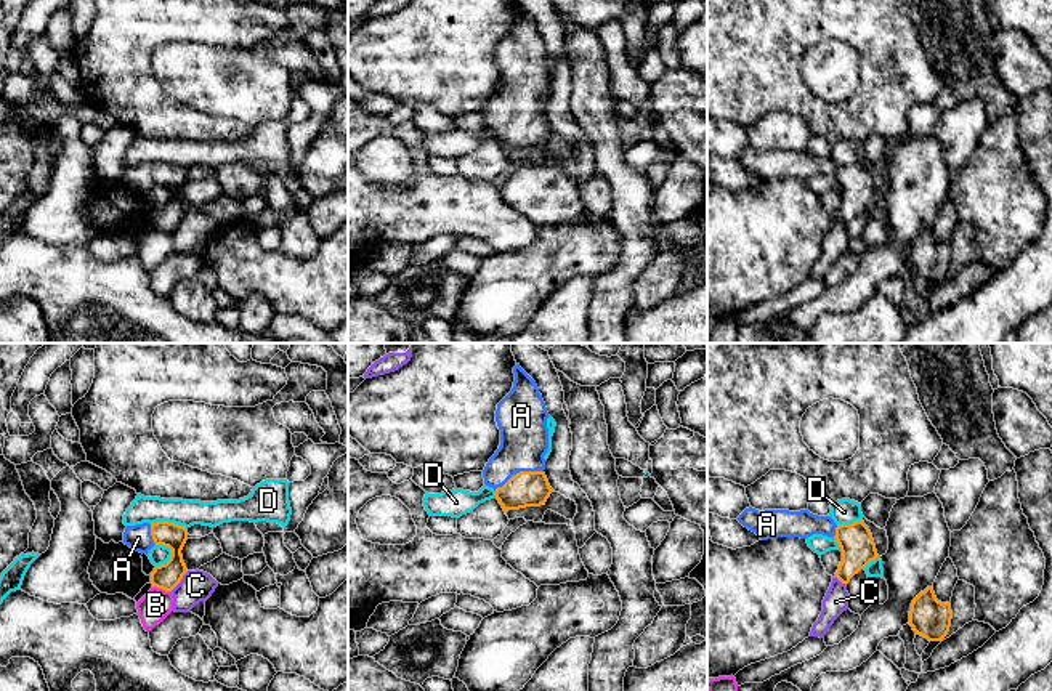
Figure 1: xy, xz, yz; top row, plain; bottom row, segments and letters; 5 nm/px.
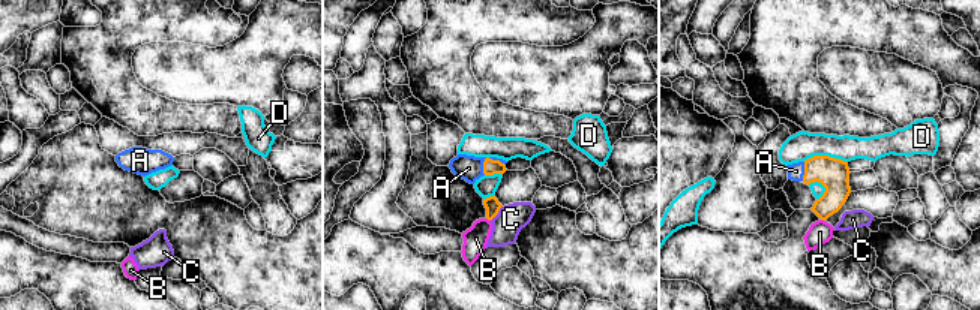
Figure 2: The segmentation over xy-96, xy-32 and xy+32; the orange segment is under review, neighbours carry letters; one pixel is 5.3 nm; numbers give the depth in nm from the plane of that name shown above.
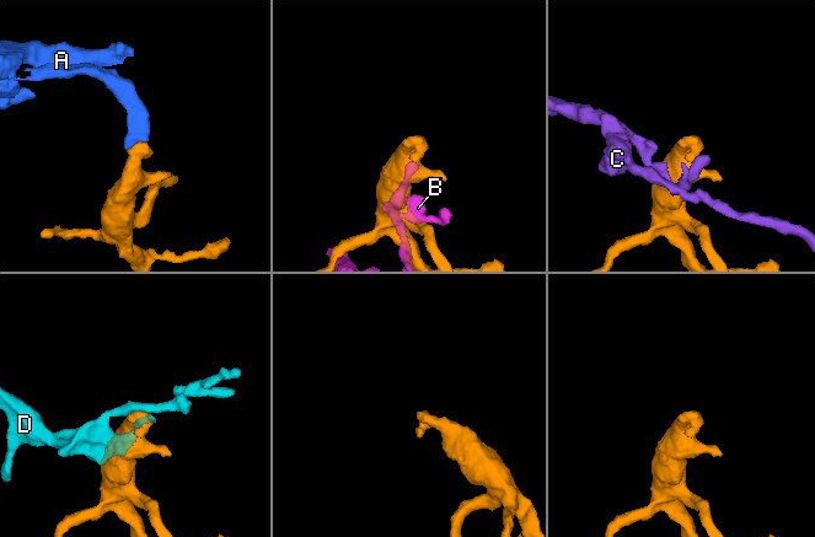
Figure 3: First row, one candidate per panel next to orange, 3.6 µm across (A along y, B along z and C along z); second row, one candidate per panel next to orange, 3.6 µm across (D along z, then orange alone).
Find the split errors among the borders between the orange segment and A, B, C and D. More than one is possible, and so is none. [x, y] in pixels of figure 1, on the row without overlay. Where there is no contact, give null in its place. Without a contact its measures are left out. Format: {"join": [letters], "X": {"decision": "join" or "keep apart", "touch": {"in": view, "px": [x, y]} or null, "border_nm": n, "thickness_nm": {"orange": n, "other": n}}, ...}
{"join": ["A"], "A": {"decision": "join", "touch": {"in": "xz", "px": [520, 113]}, "border_nm": 260, "thickness_nm": {"orange": 180, "other": 240}}, "B": {"decision": "keep apart", "touch": {"in": "xy", "px": [162, 230]}, "border_nm": 100, "thickness_nm": {"orange": 130, "other": 160}}, "C": {"decision": "keep apart", "touch": {"in": "xy", "px": [180, 222]}, "border_nm": 140, "thickness_nm": {"orange": 130, "other": 160}}, "D": {"decision": "keep apart", "touch": {"in": "xy", "px": [170, 199]}, "border_nm": 130, "thickness_nm": {"orange": 130, "other": 100}}}

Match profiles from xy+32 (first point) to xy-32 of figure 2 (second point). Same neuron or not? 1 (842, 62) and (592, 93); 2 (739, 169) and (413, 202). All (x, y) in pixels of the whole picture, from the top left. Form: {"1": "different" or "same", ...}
{"1": "same", "2": "different"}

